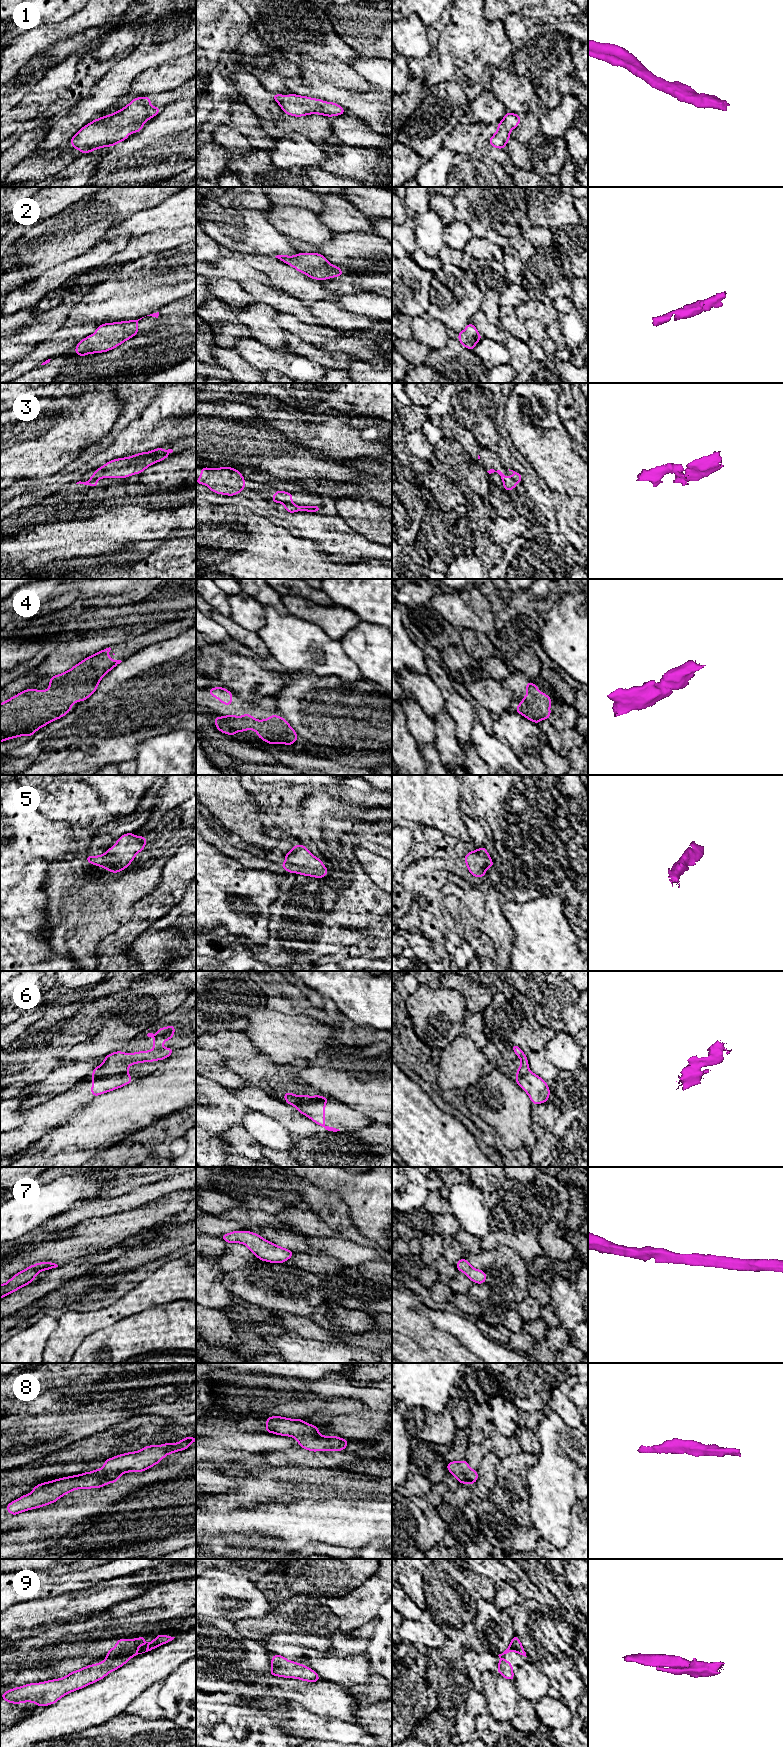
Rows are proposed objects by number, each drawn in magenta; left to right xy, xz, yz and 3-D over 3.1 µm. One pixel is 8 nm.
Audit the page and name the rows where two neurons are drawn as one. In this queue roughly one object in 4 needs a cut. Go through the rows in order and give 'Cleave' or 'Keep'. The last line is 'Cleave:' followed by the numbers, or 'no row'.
1: Keep
2: Keep
3: Keep
4: Keep
5: Keep
6: Cleave
7: Keep
8: Keep
9: Keep
Cleave: 6

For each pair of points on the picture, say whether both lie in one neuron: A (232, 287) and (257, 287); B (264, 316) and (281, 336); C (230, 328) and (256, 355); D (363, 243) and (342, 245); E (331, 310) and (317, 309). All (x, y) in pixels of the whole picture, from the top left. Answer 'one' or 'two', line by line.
A: two
B: one
C: two
D: one
E: one

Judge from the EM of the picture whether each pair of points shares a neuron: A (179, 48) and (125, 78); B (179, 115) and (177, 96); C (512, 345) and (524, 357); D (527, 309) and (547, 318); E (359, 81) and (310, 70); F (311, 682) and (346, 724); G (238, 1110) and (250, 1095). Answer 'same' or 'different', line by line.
A: same
B: different
C: same
D: same
E: same
F: same
G: different

